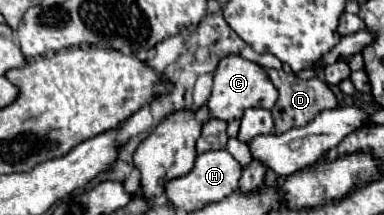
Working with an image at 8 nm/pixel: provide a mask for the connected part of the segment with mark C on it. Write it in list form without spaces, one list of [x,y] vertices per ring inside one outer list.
[[[231,54],[231,56],[225,56],[215,70],[213,90],[207,100],[207,108],[209,108],[211,118],[229,122],[229,120],[239,120],[247,108],[267,108],[269,110],[275,104],[275,100],[277,100],[277,90],[271,84],[267,72],[259,64],[249,62],[241,58],[239,54]]]

